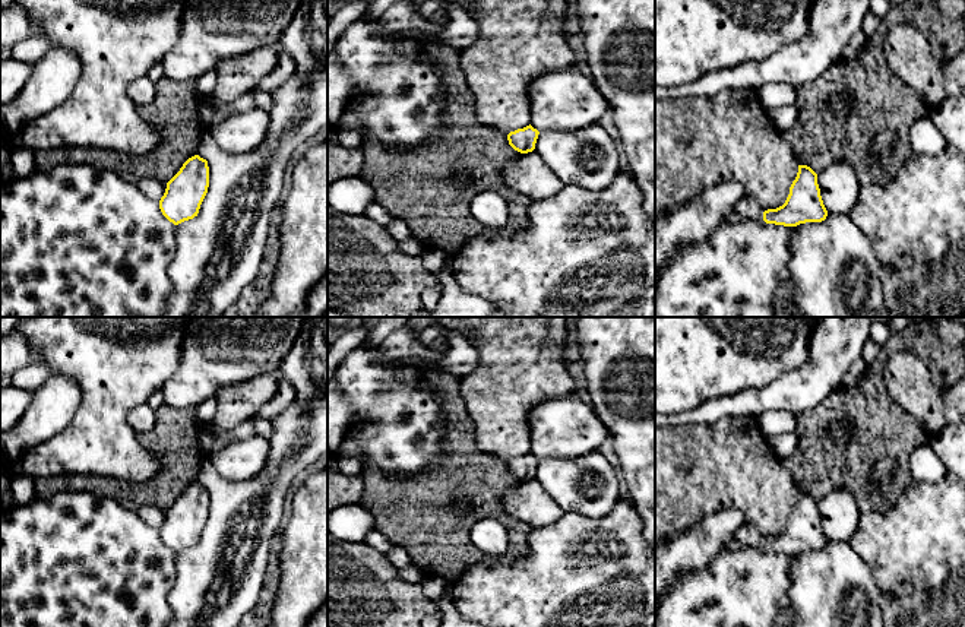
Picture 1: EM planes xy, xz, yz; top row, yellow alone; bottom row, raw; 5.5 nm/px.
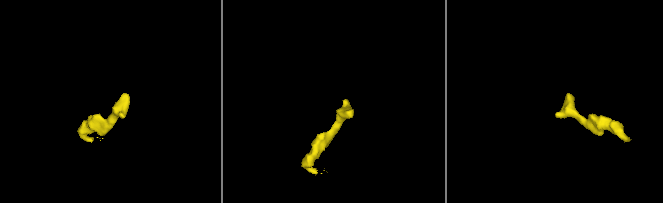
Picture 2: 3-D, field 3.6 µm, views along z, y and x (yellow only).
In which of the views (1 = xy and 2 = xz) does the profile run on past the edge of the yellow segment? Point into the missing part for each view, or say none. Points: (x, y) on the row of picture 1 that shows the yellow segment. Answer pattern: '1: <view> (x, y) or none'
1: none
2: none

